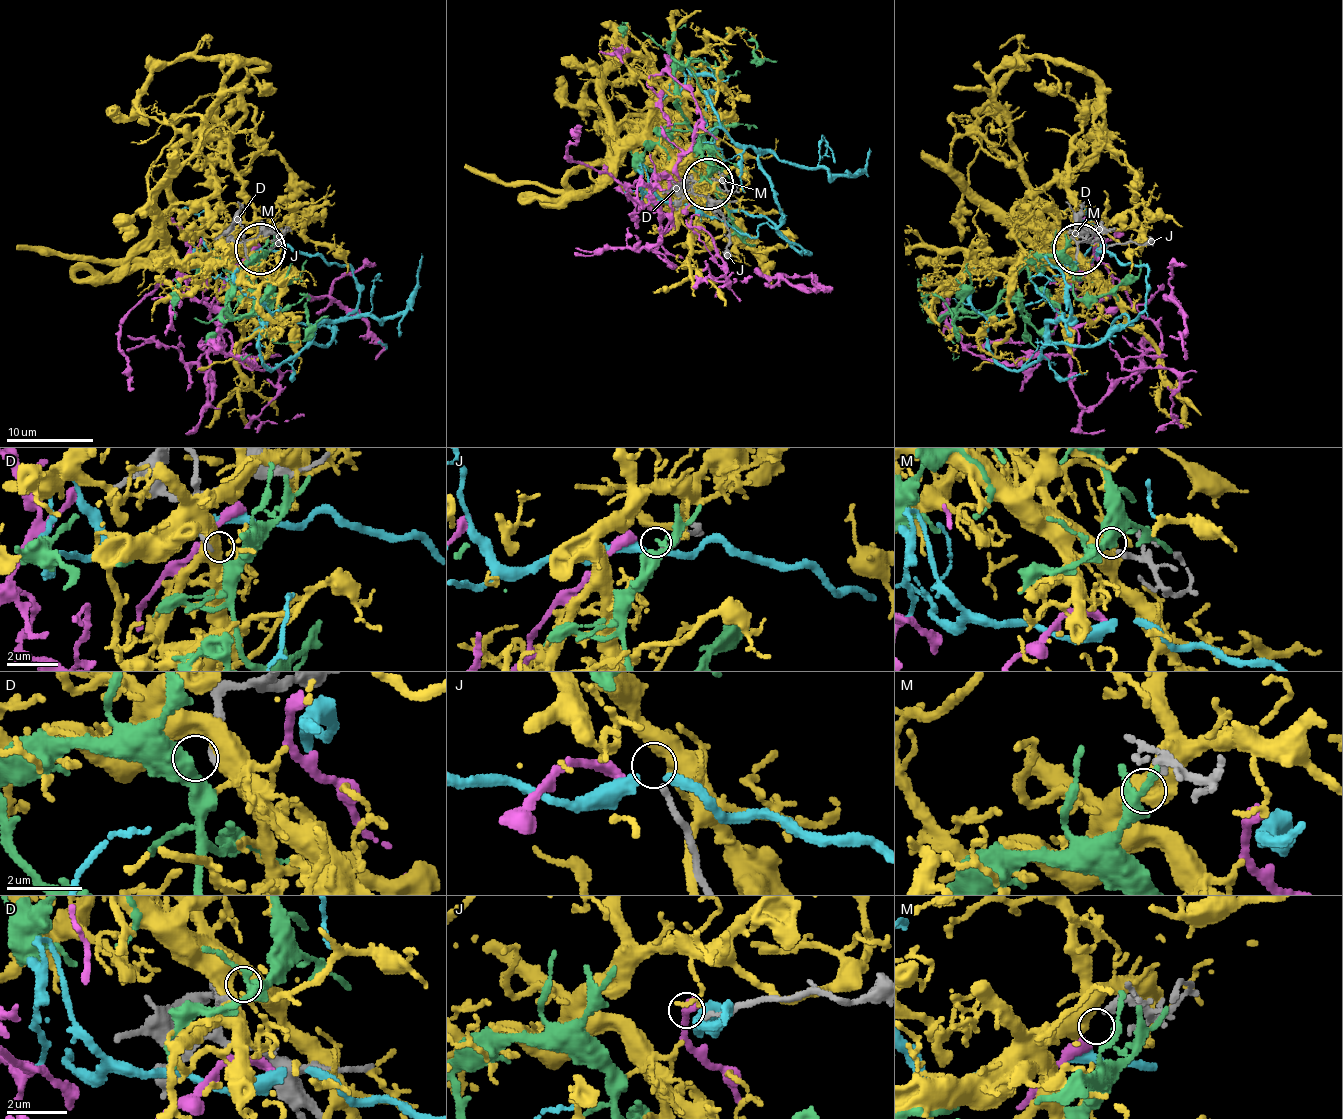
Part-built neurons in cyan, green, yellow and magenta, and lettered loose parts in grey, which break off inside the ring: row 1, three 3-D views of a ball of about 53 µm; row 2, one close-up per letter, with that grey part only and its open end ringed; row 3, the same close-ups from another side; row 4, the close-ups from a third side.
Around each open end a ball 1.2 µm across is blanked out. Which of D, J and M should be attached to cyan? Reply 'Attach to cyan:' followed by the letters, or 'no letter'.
Attach to cyan: no letter

